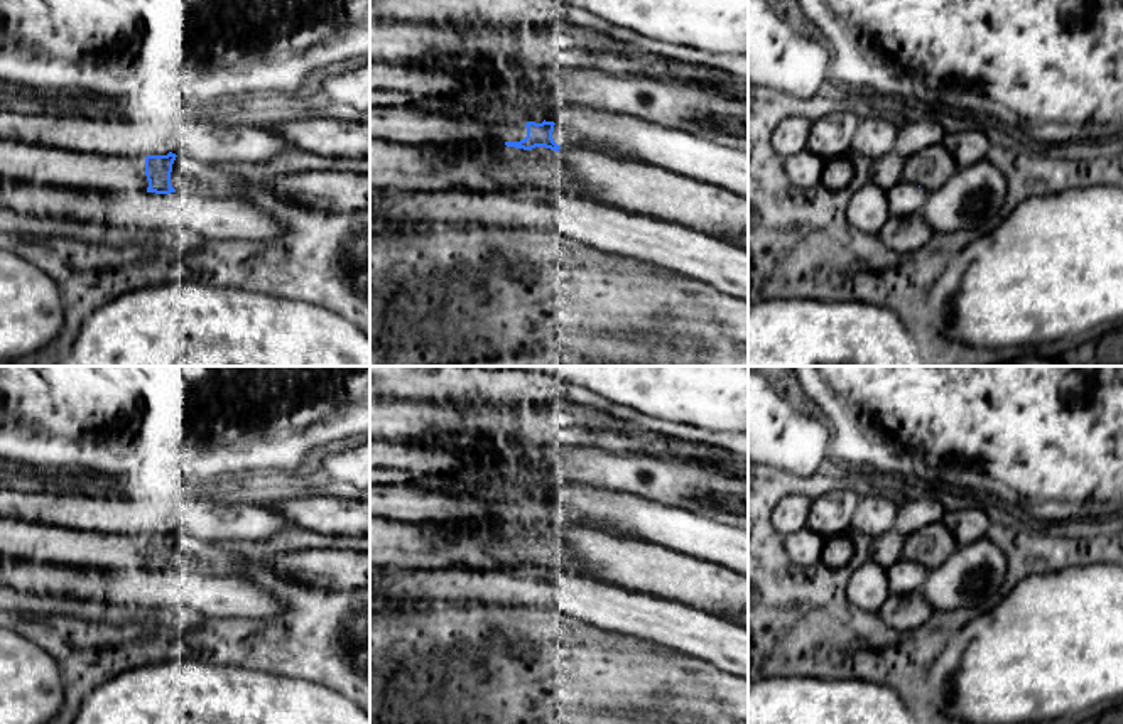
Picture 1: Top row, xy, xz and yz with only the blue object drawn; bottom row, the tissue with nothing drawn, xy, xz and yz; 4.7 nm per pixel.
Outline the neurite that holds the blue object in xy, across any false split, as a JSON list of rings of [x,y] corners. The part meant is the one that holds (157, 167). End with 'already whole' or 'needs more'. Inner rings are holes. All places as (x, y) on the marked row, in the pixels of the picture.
[[[0,138],[0,177],[47,187],[240,197],[245,186],[220,164],[167,155],[98,155]]] | needs more

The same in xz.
[[[417,103],[370,106],[370,138],[393,143],[431,145],[453,142],[503,142],[507,147],[532,150],[545,147],[559,152],[562,145],[589,149],[615,159],[638,160],[594,140],[588,140],[554,122],[478,123],[422,110]]] | needs more

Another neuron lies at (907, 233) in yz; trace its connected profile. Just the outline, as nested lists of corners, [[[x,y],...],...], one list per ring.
[[[922,211],[907,216],[890,214],[882,226],[878,238],[897,253],[912,253],[929,243],[934,230],[924,219]]]

